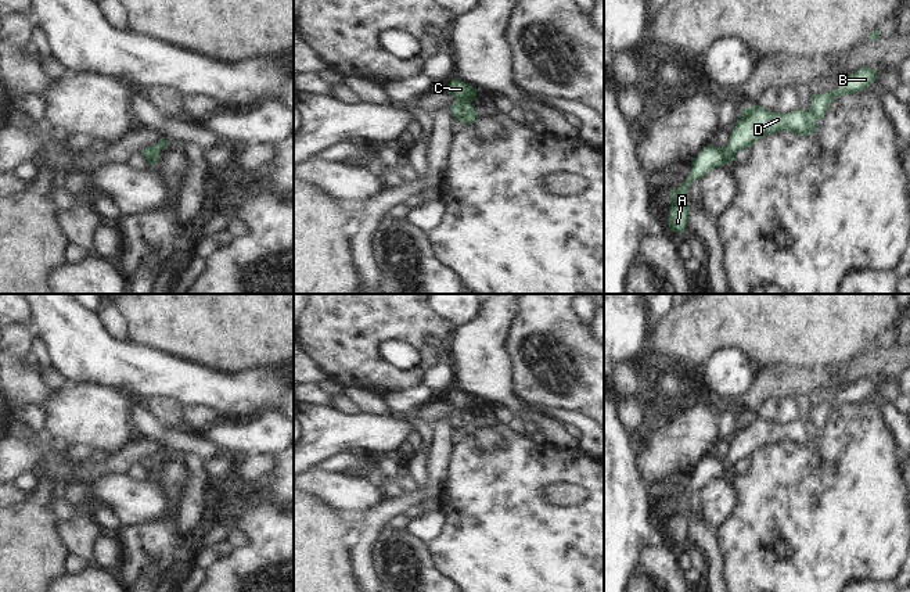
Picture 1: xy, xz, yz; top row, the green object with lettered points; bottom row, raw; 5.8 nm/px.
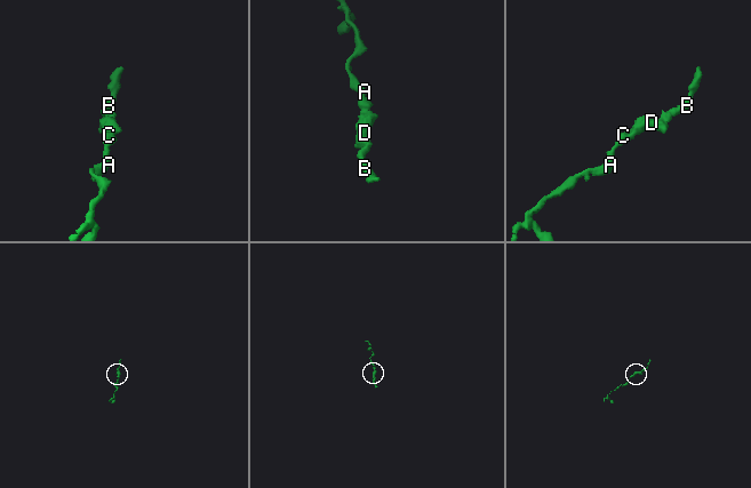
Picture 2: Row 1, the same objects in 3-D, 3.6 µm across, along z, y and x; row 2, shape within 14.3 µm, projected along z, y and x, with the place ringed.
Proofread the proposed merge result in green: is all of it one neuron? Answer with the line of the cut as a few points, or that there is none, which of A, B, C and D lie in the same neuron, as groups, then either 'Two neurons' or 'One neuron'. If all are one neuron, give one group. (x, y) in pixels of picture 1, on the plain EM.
No split. Groups: A B C D. One neuron

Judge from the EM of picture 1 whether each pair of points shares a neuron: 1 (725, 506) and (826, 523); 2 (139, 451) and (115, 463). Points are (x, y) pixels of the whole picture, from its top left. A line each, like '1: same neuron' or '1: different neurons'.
1: different neurons
2: same neuron

